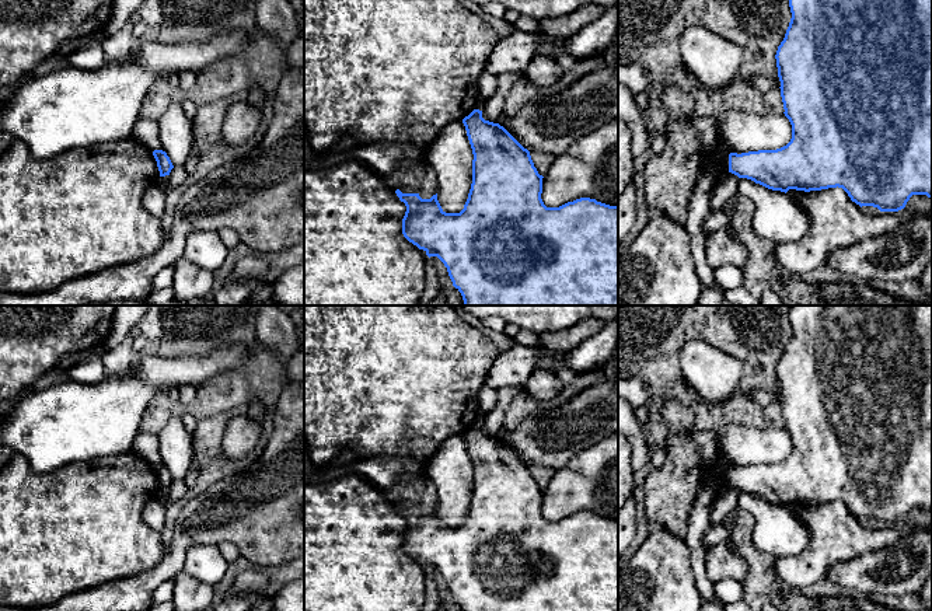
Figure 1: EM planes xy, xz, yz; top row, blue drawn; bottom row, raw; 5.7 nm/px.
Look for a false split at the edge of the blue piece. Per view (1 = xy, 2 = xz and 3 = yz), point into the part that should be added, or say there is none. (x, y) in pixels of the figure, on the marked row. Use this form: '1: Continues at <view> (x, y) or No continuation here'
1: No continuation here
2: No continuation here
3: No continuation here

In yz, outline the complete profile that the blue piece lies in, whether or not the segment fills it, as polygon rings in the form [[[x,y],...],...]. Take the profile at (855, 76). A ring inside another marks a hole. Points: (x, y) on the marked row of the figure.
[[[789,0],[792,18],[775,59],[785,116],[792,125],[790,142],[776,150],[729,154],[729,172],[772,191],[821,191],[842,188],[852,202],[880,212],[898,212],[912,195],[932,198],[932,0]]]

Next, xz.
[[[474,109],[462,123],[474,154],[472,184],[464,209],[446,213],[437,193],[422,199],[419,193],[397,189],[406,206],[404,237],[429,258],[437,256],[444,263],[464,306],[618,306],[618,206],[580,198],[547,207],[541,199],[544,177],[534,167],[530,151],[503,126],[485,121],[479,109]]]

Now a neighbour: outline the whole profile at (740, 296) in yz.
[[[744,287],[725,291],[725,301],[737,306],[762,306],[760,298],[754,298]]]

